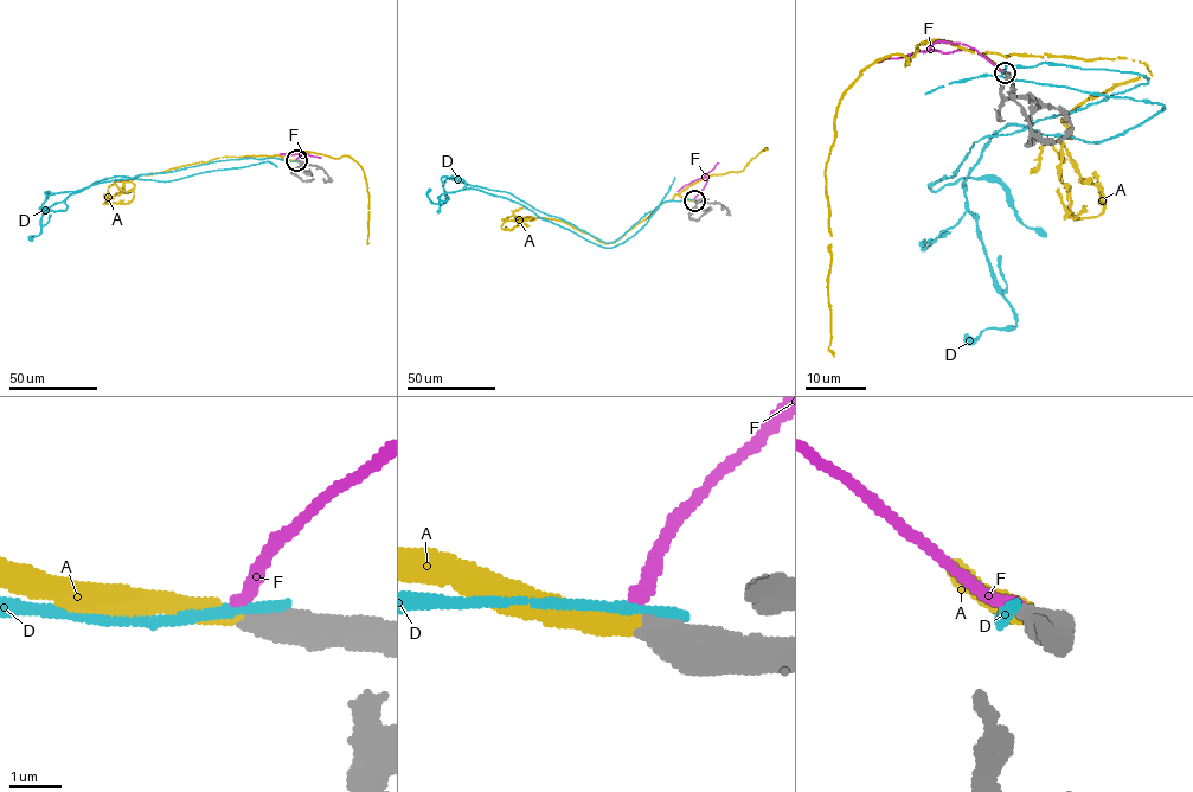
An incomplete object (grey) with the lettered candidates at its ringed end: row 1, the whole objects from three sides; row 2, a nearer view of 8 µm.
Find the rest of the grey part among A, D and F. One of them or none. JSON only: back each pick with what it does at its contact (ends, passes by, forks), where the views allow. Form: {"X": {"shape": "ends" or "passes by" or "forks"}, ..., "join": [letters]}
{"A": {"shape": "ends"}, "join": ["A"]}

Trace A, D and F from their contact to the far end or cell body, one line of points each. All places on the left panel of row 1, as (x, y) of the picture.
A: (295, 161), (276, 154), (223, 157), (139, 174), (124, 181), (122, 190), (103, 203), (129, 203), (134, 195)
D: (296, 160), (273, 158), (220, 160), (115, 179), (76, 192), (116, 176), (167, 181), (269, 161), (277, 166)
F: (295, 160), (309, 152), (280, 154)

